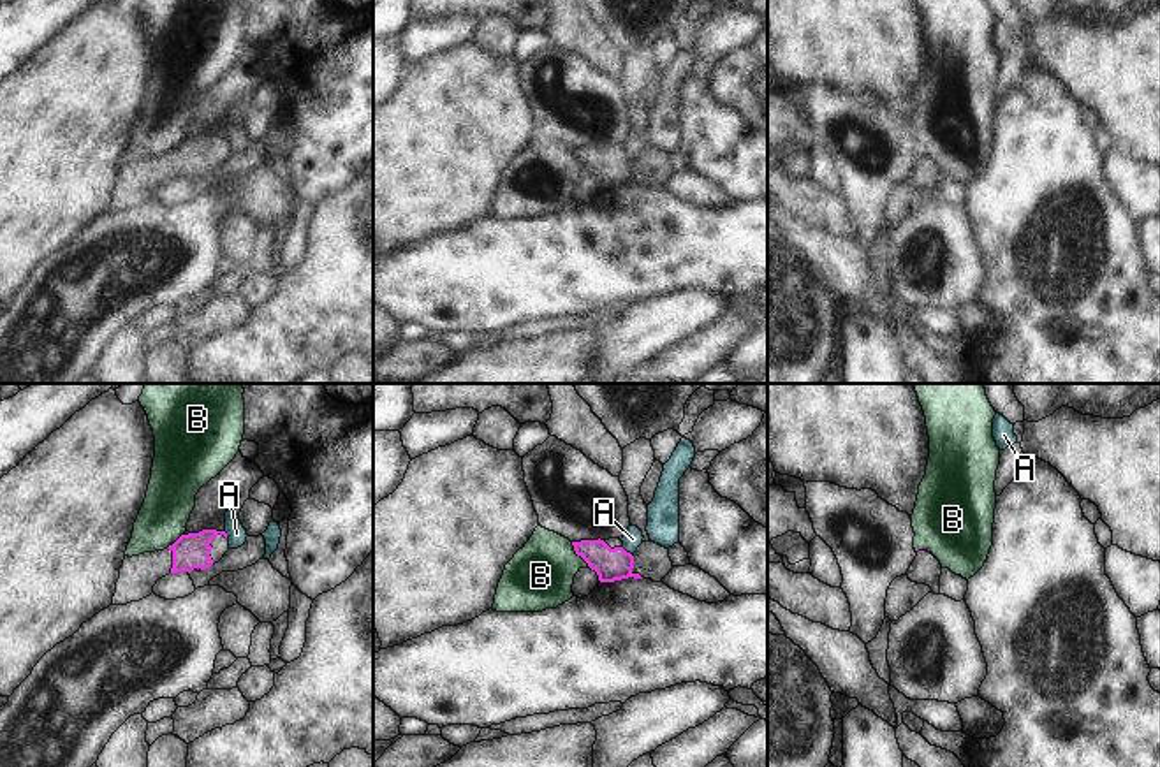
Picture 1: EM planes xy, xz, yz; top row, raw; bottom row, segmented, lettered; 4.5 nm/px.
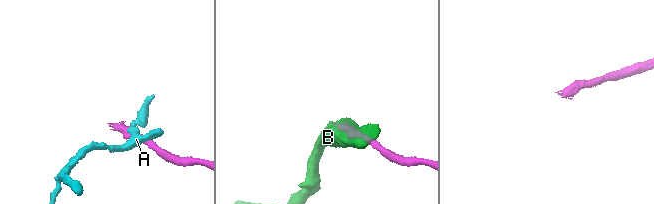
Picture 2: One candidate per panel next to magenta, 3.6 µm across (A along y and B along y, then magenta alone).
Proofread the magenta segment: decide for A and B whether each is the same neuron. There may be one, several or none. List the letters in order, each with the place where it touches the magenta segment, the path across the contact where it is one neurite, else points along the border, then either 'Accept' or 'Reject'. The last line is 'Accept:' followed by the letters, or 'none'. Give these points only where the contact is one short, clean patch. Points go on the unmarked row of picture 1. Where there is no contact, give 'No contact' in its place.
A: Touches magenta at xz (625, 157). Boundary: xz (622, 153), (631, 160). Reject
B: Touches magenta at xz (578, 160). Boundary: xz (571, 148), (572, 155), (588, 171). Reject
Accept: none.

